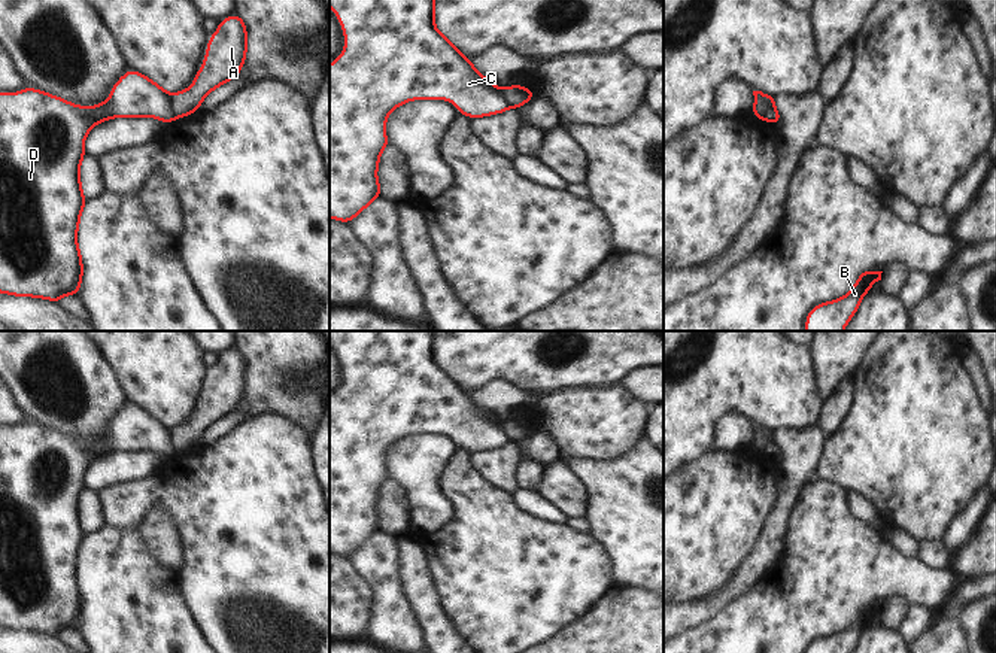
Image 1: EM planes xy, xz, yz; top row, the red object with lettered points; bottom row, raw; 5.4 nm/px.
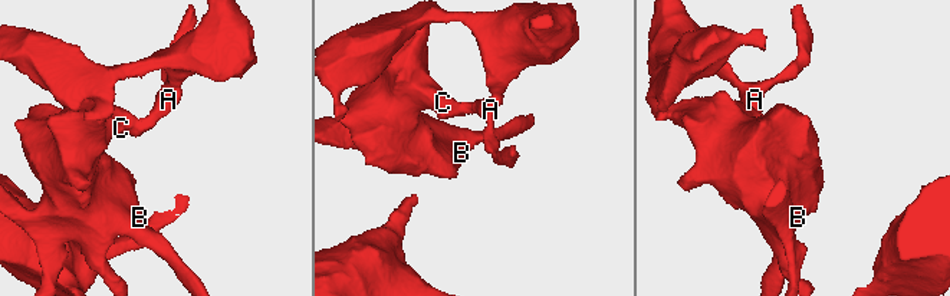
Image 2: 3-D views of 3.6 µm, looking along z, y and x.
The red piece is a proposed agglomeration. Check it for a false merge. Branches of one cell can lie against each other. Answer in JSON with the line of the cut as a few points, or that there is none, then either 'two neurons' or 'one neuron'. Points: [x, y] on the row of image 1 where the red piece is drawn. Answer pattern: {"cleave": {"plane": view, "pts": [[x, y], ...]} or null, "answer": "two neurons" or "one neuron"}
{"cleave": {"plane": "xy", "pts": [[169, 94], [172, 112], [176, 118]]}, "answer": "two neurons"}

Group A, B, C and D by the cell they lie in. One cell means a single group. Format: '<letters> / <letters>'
A / B C D

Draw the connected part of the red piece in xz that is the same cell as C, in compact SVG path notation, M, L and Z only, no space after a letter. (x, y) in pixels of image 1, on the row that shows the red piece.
M330 0L340 21L344 49L330 64L330 219L352 222L362 210L382 197L377 179L380 157L389 146L386 121L400 106L416 100L446 100L459 115L488 118L511 109L501 88L477 72L437 27L437 0Z

